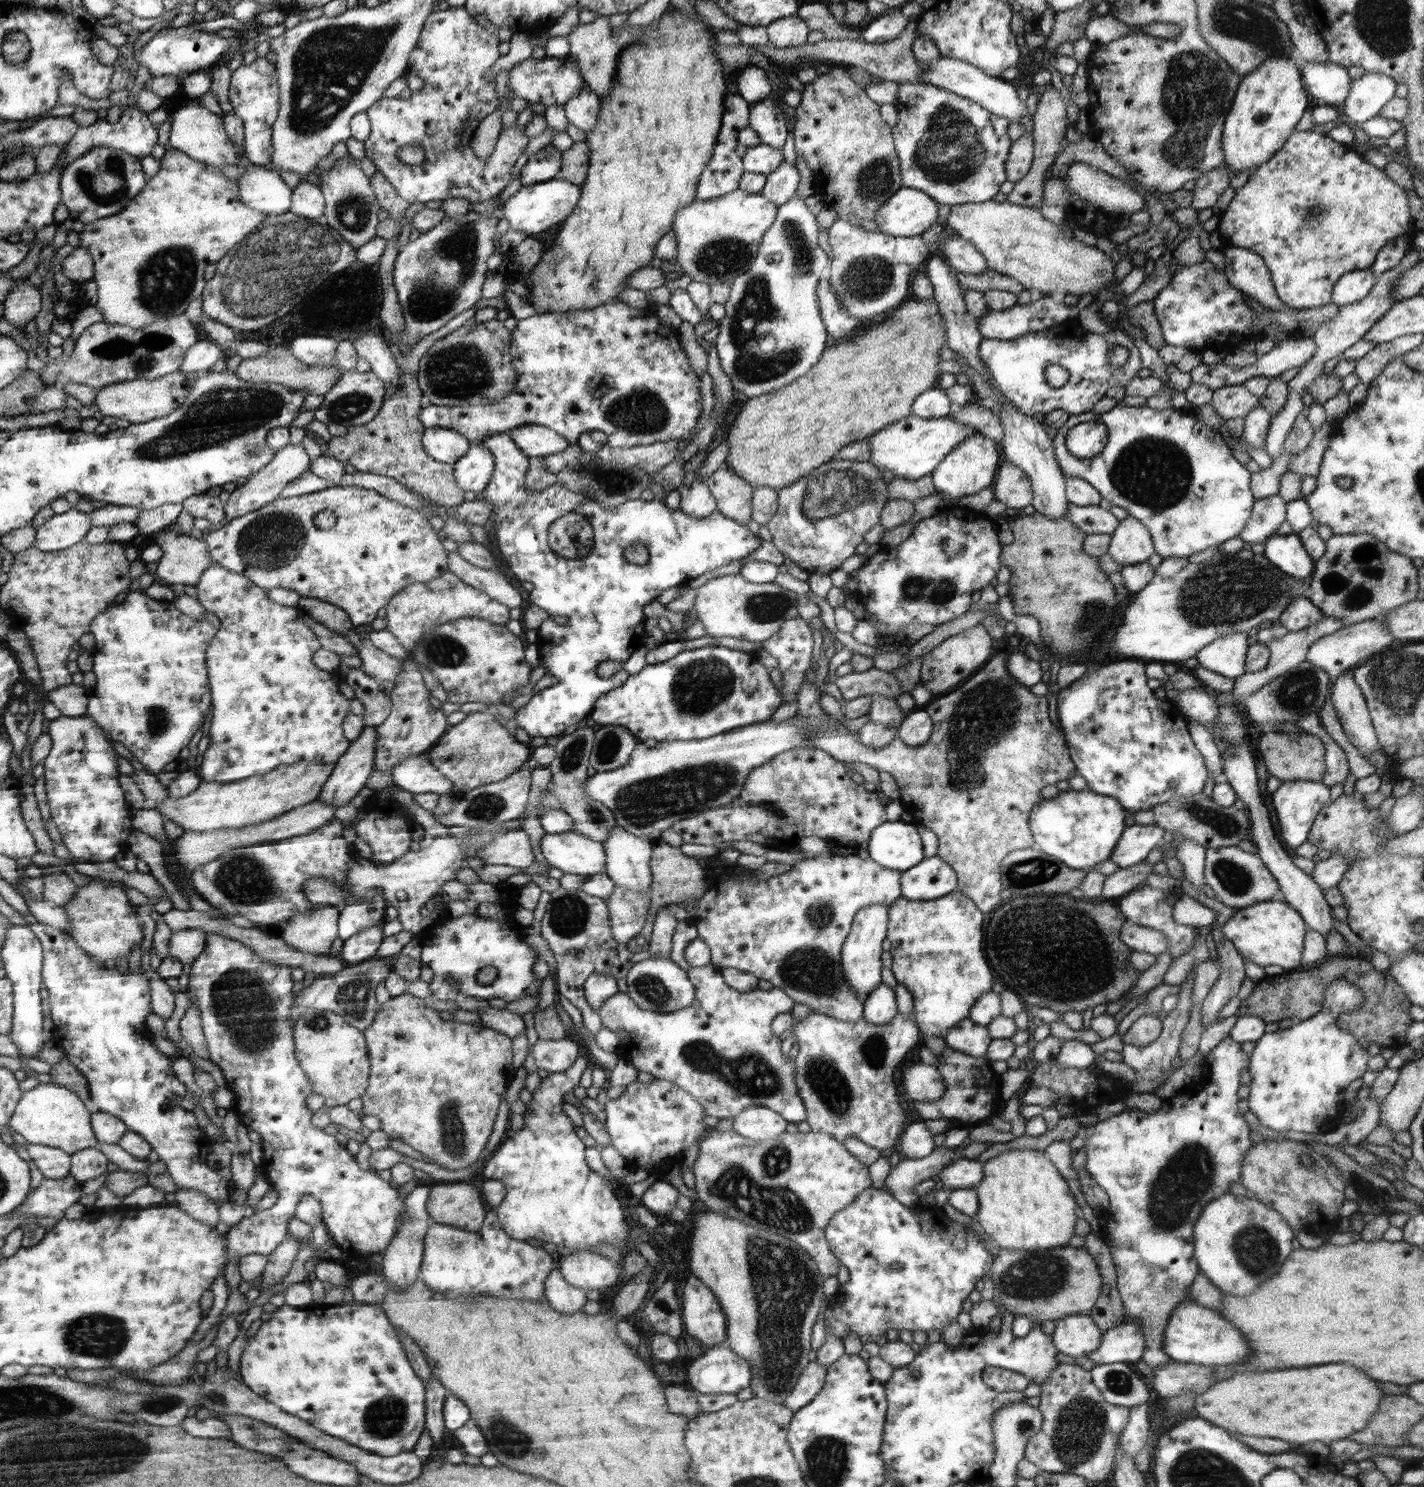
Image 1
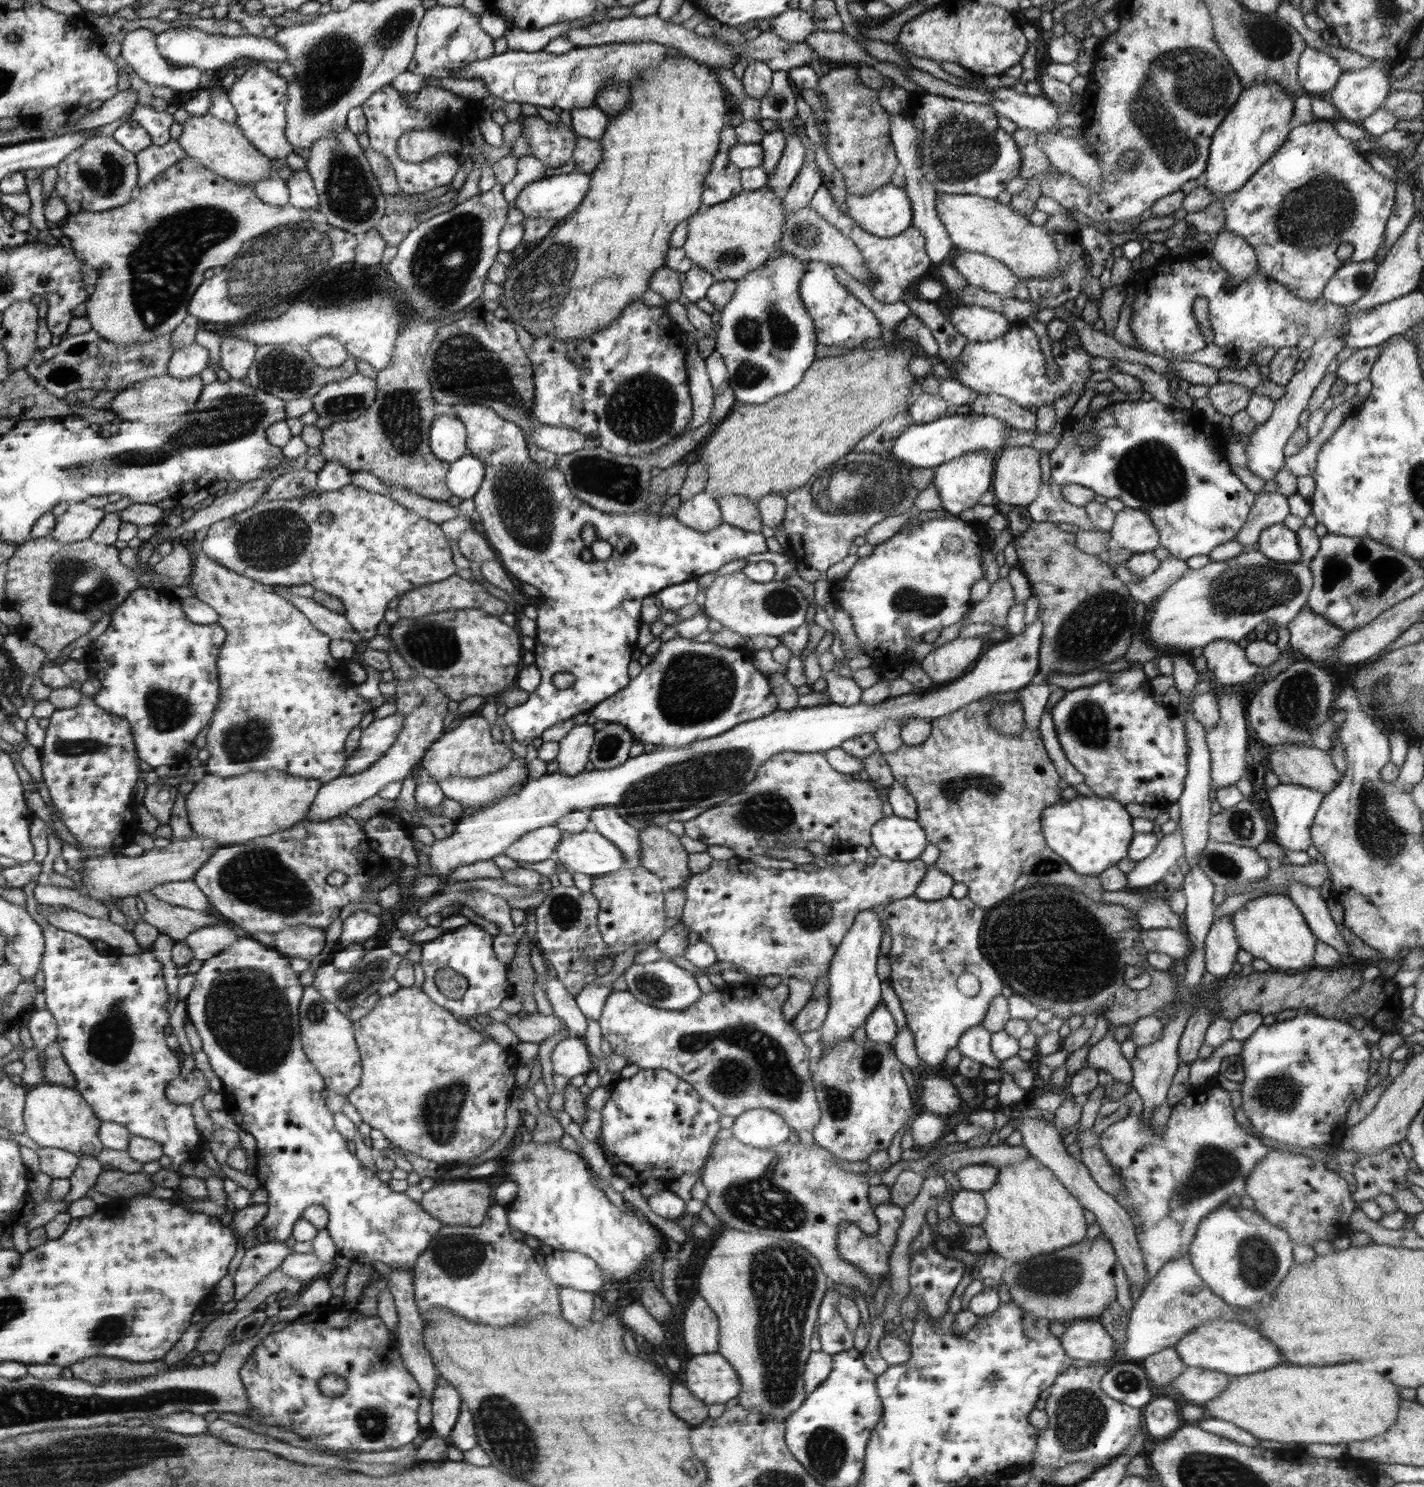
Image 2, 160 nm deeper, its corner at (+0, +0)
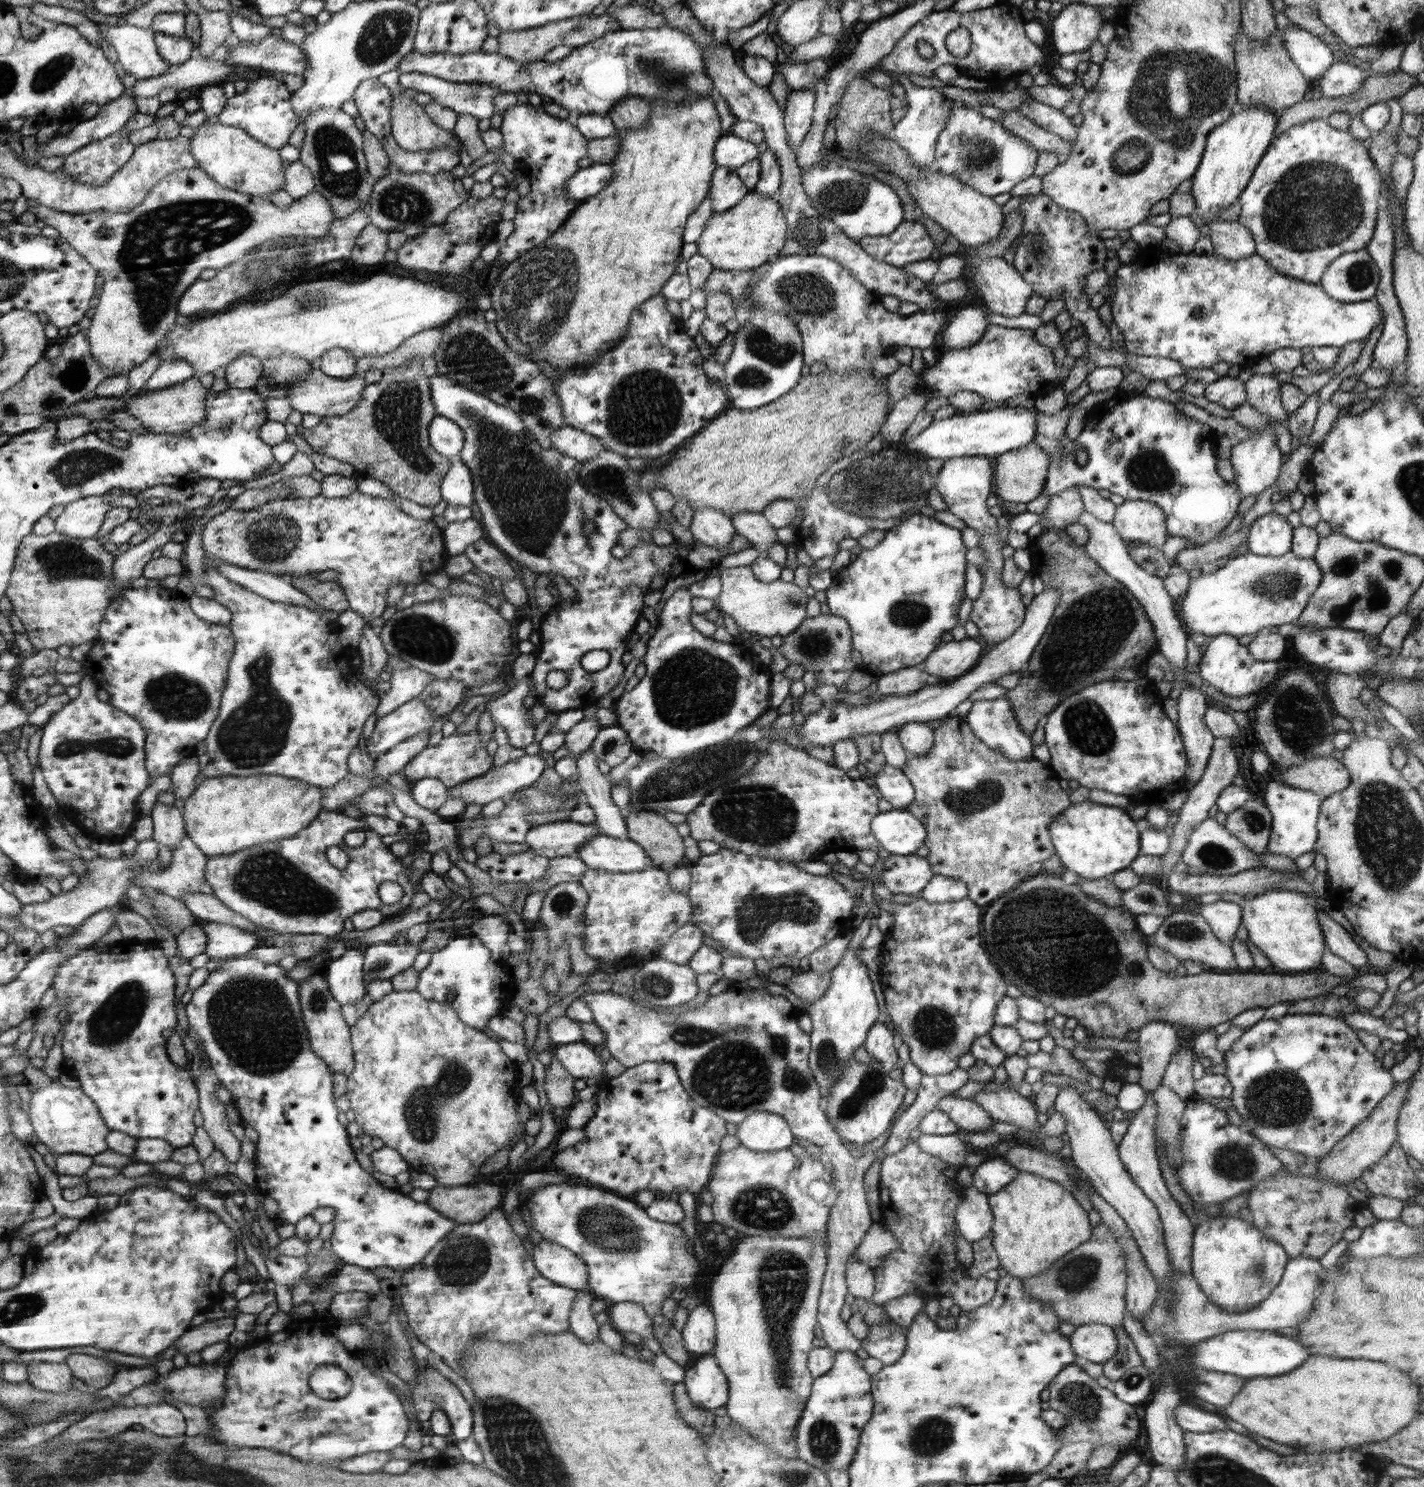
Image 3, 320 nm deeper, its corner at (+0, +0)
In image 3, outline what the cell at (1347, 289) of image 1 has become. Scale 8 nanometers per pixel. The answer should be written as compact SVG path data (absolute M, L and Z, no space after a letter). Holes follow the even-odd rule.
M1362 249L1336 257L1319 283L1333 300L1352 303L1370 301L1376 294L1380 277L1379 268L1369 252Z

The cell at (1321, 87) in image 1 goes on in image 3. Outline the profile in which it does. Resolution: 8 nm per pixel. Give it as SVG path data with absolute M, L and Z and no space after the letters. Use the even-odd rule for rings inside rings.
M1298 25L1282 30L1282 39L1298 71L1313 85L1336 62L1333 50L1326 43Z

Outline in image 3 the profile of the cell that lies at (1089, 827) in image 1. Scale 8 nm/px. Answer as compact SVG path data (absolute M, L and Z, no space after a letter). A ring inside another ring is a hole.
M1086 799L1072 804L1052 821L1049 833L1059 864L1086 880L1111 877L1128 869L1141 854L1136 823L1120 807L1102 805Z

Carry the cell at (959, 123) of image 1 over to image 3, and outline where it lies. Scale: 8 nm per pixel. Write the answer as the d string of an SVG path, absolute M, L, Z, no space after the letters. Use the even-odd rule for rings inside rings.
M952 102L952 110L935 148L935 166L940 174L959 178L992 198L1011 192L1017 184L1034 175L1039 150L1028 141L1008 132L998 120L982 116L960 102Z

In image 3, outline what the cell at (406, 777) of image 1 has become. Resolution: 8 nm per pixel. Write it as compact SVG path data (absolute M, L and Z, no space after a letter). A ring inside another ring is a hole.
M525 753L504 766L493 767L484 776L476 777L476 780L448 790L454 798L464 801L466 806L473 802L484 806L498 798L511 800L512 793L536 784L547 766L540 754Z

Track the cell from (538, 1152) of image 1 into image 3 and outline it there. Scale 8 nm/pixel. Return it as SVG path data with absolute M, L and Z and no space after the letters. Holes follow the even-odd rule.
M589 1184L546 1185L536 1188L535 1192L530 1199L520 1203L518 1212L523 1221L529 1228L540 1232L544 1239L556 1241L583 1258L584 1264L588 1266L588 1291L596 1298L614 1303L640 1304L654 1318L661 1313L664 1300L672 1294L674 1288L686 1288L687 1295L677 1305L686 1308L688 1313L699 1306L700 1294L696 1292L696 1282L700 1274L700 1264L692 1250L692 1240L684 1234L680 1225L656 1220L633 1198L621 1197Z

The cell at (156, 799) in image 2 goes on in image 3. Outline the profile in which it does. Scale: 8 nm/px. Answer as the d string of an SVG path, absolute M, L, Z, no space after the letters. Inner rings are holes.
M158 801L151 810L151 817L153 839L173 851L187 834L183 812L180 812L172 803Z

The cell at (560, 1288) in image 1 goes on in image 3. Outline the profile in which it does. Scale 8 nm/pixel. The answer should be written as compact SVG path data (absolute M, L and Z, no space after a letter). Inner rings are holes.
M579 1291L570 1316L570 1331L584 1342L594 1342L599 1338L600 1325L590 1312L590 1305L595 1298L589 1291Z

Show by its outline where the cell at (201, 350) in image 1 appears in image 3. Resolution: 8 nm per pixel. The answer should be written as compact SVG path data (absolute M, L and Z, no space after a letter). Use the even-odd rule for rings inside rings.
M169 360L163 362L139 390L140 393L147 390L160 390L176 383L186 382L195 376L194 369L185 360Z

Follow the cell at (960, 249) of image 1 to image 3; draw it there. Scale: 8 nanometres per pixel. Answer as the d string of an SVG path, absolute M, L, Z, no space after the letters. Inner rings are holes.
M973 258L970 264L967 264L967 274L965 278L969 282L976 282L979 289L980 301L987 309L990 308L992 312L1002 314L1002 316L1016 317L1025 313L1026 304L1034 294L1031 284L1028 284L1020 276L1020 273L1014 268L1013 264L1008 264L1007 261L1000 258Z

